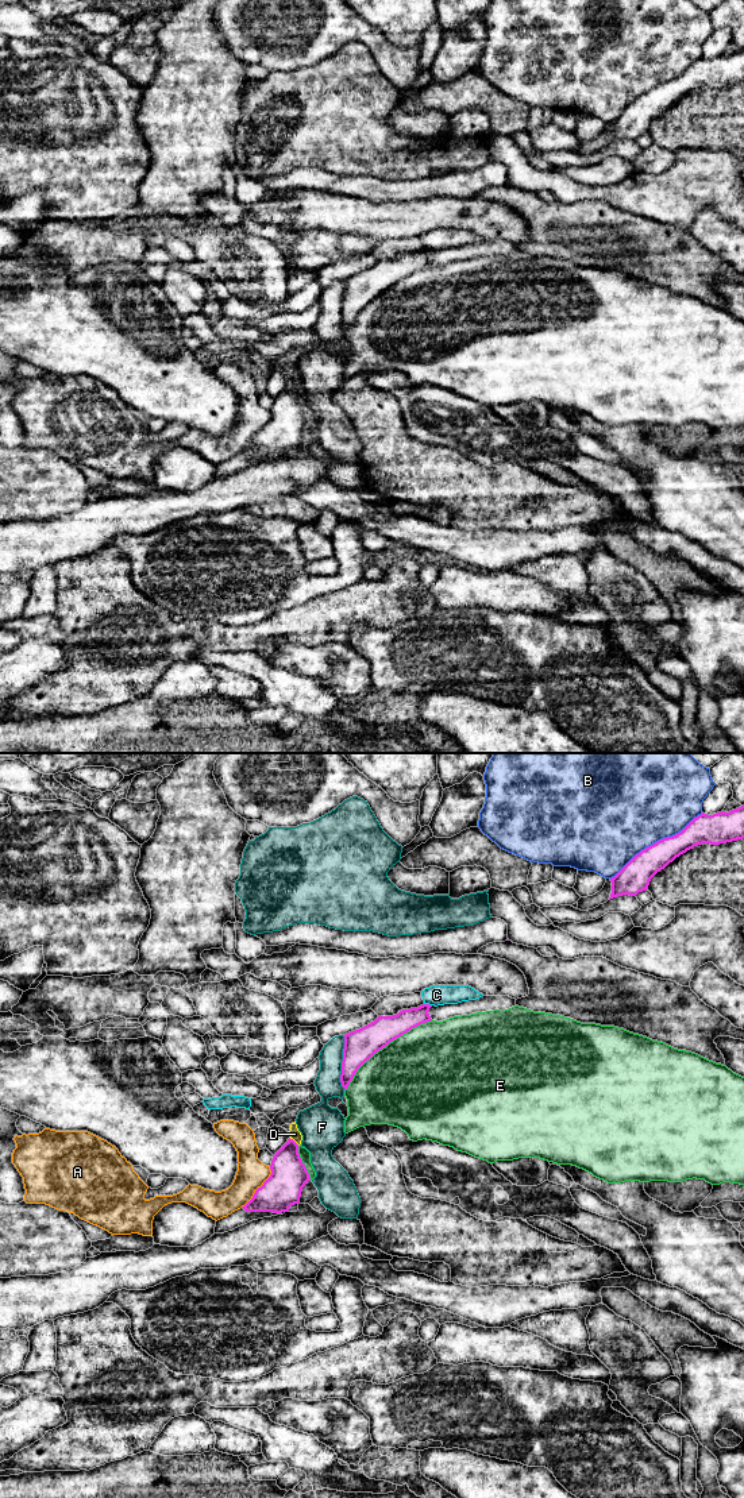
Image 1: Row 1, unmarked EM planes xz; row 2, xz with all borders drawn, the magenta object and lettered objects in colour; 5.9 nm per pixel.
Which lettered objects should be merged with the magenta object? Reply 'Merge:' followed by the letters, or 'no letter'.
Merge: no letter

